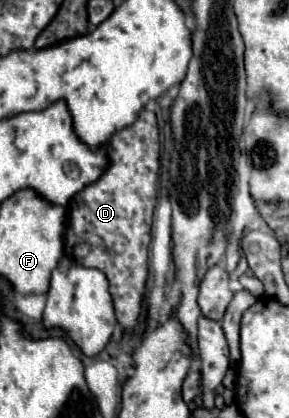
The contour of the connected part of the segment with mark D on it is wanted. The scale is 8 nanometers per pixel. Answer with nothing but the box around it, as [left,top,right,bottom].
[66,109,160,333]

